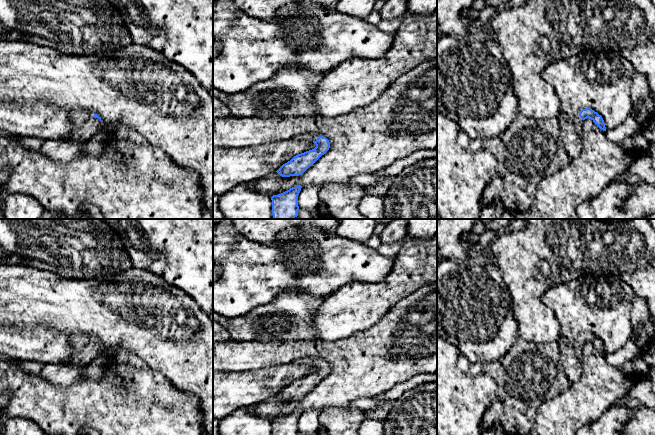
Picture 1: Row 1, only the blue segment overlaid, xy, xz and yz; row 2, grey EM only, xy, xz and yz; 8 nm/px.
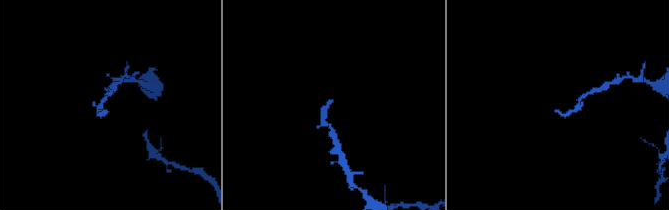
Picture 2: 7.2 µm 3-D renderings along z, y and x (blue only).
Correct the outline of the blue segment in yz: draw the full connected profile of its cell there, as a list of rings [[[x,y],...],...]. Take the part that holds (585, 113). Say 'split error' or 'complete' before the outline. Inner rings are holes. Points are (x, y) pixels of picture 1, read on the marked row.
split error; [[[585,108],[575,117],[575,129],[579,137],[582,135],[582,125],[585,119],[591,119],[601,130],[606,131],[605,123],[601,115],[590,108]]]

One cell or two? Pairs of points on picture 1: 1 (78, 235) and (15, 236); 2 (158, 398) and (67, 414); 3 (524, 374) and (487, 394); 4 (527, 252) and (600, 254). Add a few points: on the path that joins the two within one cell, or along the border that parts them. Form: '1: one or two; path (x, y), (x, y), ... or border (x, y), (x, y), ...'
1: one; path (62, 235), (31, 235)
2: one; path (135, 405), (90, 405)
3: two; border (483, 372), (494, 381), (497, 399)
4: one; path (545, 270), (572, 270), (582, 267)

